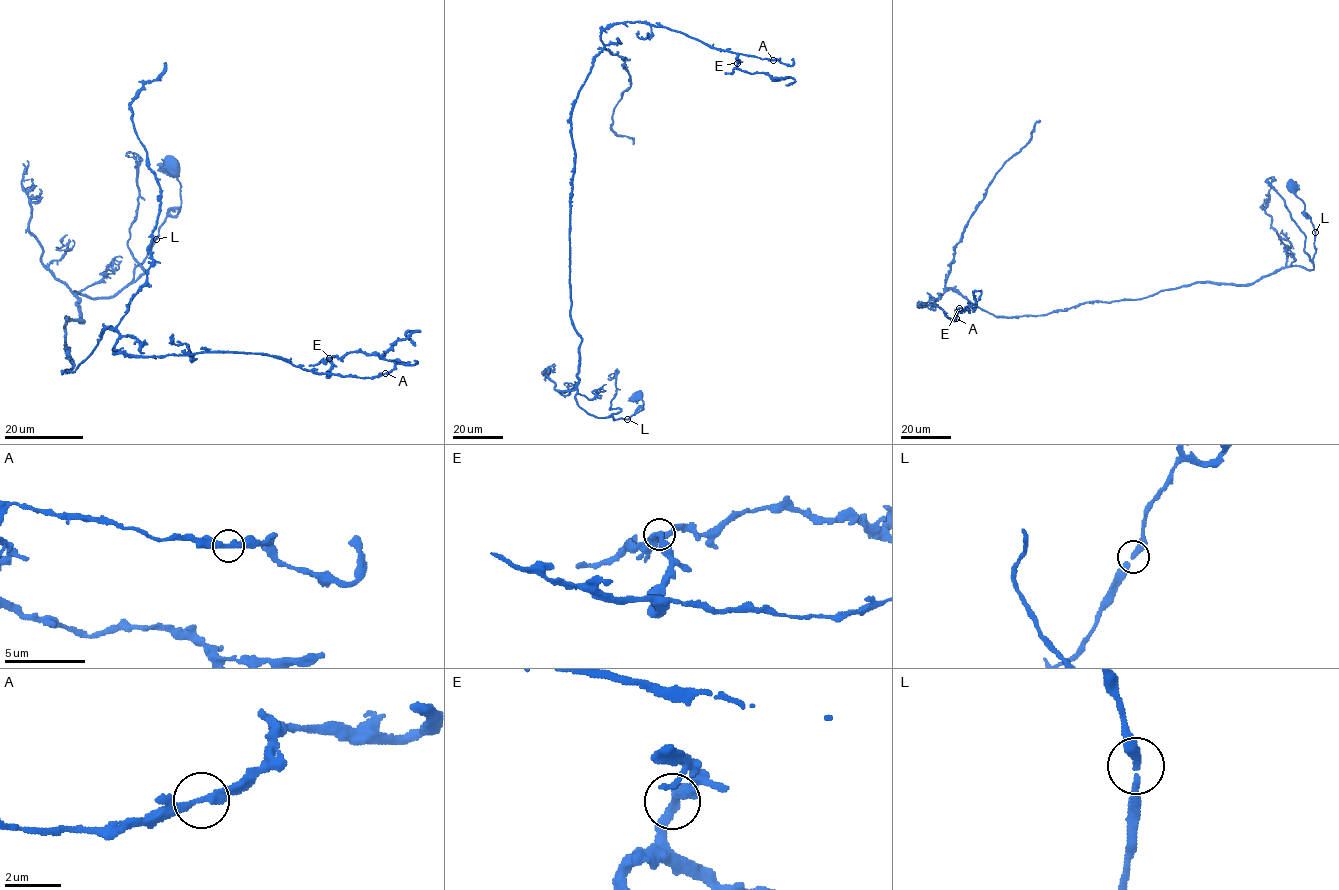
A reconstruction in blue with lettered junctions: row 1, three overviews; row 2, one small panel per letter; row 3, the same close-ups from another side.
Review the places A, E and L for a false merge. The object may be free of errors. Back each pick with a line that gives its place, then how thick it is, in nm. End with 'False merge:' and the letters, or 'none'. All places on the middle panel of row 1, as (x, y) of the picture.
False merge: none

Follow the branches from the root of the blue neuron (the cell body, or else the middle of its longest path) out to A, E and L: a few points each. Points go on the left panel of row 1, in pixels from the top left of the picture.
A: (173, 167), (181, 210), (134, 278), (74, 291), (68, 372), (113, 328), (129, 356), (385, 374)
E: (173, 167), (181, 210), (134, 278), (74, 291), (67, 371), (107, 328), (129, 356), (329, 358)
L: (173, 167), (172, 173), (181, 185), (181, 210), (166, 218), (156, 239)

